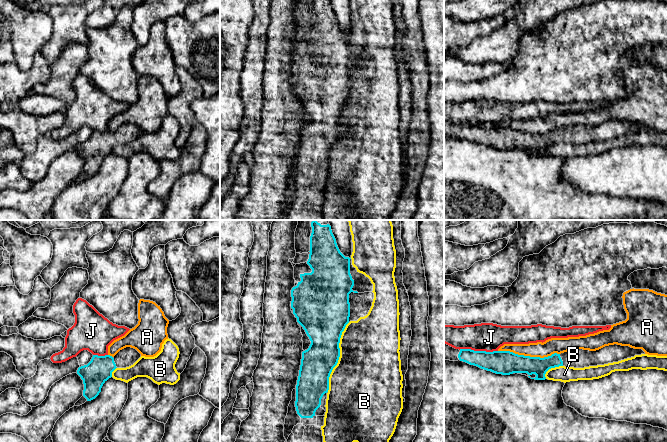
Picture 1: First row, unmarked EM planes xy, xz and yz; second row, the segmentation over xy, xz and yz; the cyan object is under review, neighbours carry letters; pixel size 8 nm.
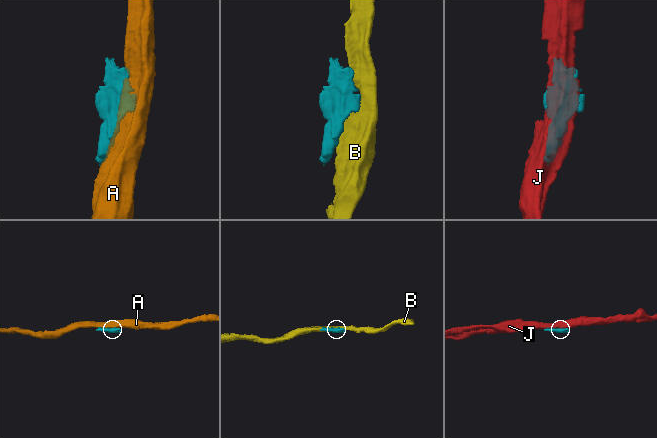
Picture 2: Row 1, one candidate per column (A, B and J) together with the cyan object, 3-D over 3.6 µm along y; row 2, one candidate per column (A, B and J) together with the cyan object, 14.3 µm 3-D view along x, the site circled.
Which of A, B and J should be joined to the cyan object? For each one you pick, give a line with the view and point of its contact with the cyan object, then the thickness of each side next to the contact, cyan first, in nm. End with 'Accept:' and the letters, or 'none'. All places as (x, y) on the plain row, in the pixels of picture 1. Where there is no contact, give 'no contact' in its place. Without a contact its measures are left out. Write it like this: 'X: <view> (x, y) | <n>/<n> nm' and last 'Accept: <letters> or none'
Accept: none

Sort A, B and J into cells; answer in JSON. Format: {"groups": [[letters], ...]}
{"groups": [["A"], ["B"], ["J"]]}

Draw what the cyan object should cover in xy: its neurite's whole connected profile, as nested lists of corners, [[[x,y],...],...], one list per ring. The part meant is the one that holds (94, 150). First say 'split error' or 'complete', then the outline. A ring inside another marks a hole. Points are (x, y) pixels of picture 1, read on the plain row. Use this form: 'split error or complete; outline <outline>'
split error; outline [[[126,123],[114,133],[110,131],[93,131],[91,137],[77,146],[84,160],[83,172],[87,177],[95,175],[101,168],[103,160],[112,153],[116,144],[126,144],[133,141],[141,130],[134,124]]]

